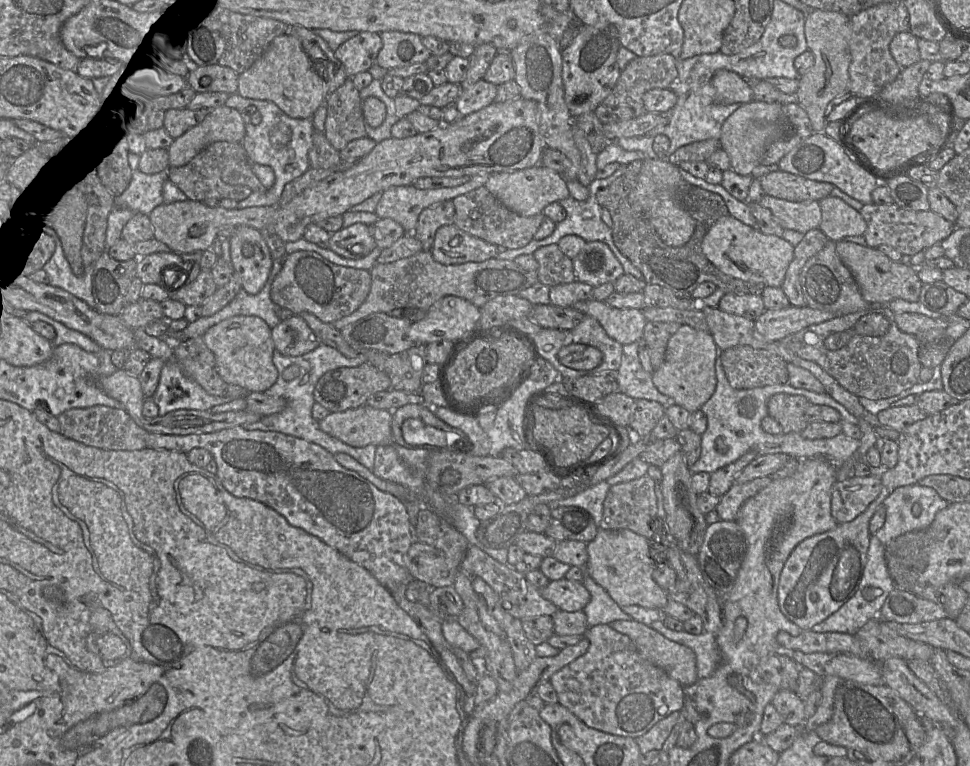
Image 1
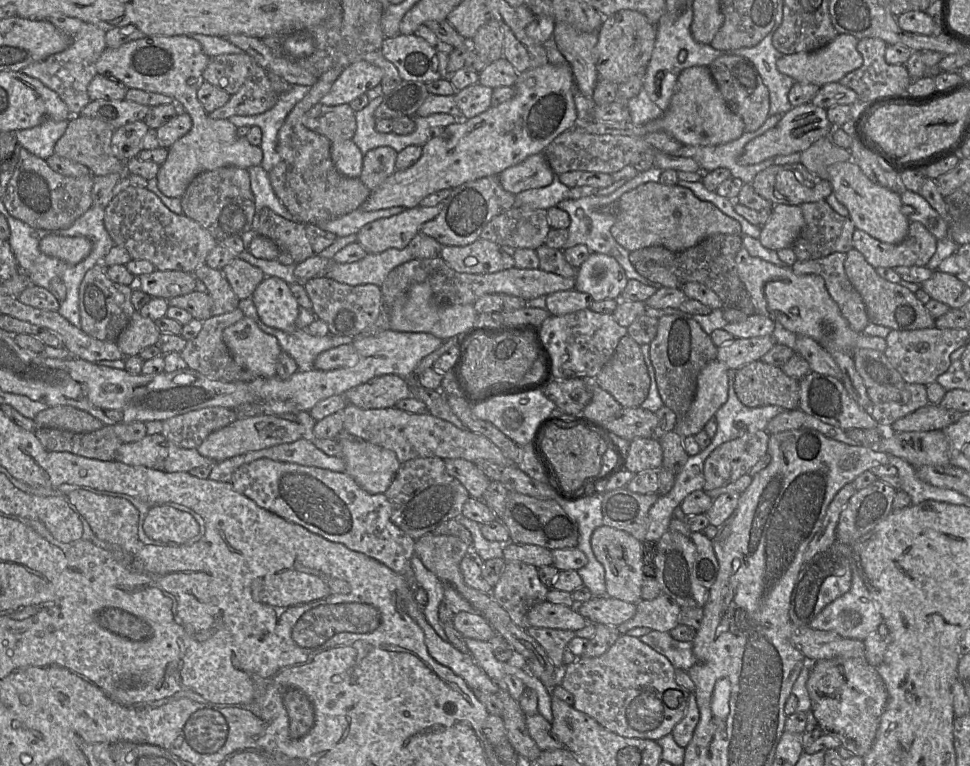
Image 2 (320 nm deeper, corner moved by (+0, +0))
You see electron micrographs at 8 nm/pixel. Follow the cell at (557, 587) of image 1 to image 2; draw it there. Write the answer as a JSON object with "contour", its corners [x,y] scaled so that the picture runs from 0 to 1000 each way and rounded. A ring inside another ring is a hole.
{"contour":[[[610,779],[601,787],[593,787],[595,798],[609,813],[638,817],[656,800],[656,789],[631,779]]]}

